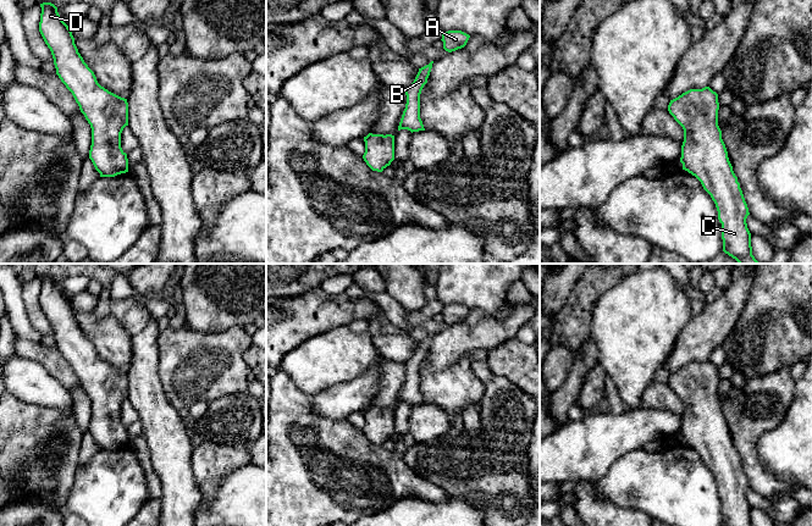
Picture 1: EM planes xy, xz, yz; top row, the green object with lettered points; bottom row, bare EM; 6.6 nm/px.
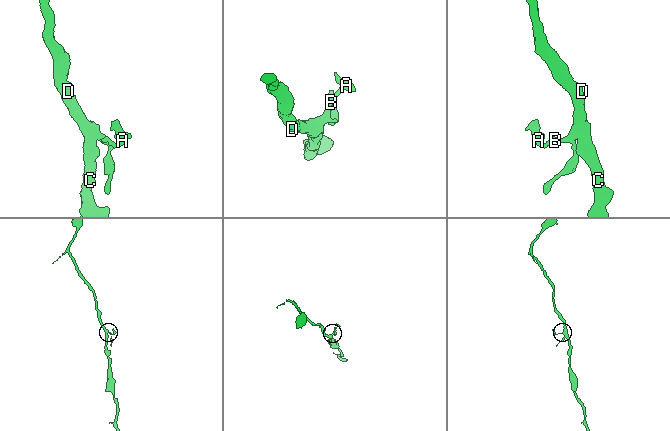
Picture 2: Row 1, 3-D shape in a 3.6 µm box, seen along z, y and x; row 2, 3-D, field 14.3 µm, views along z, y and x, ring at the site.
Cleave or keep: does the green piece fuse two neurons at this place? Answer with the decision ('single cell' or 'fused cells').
single cell

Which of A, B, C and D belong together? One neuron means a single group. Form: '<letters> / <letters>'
A B C D

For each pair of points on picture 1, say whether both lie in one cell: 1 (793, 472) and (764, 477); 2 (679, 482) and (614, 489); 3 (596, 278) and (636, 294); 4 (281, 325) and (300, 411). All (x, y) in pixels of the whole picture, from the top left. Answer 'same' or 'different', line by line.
1: different
2: same
3: different
4: different

